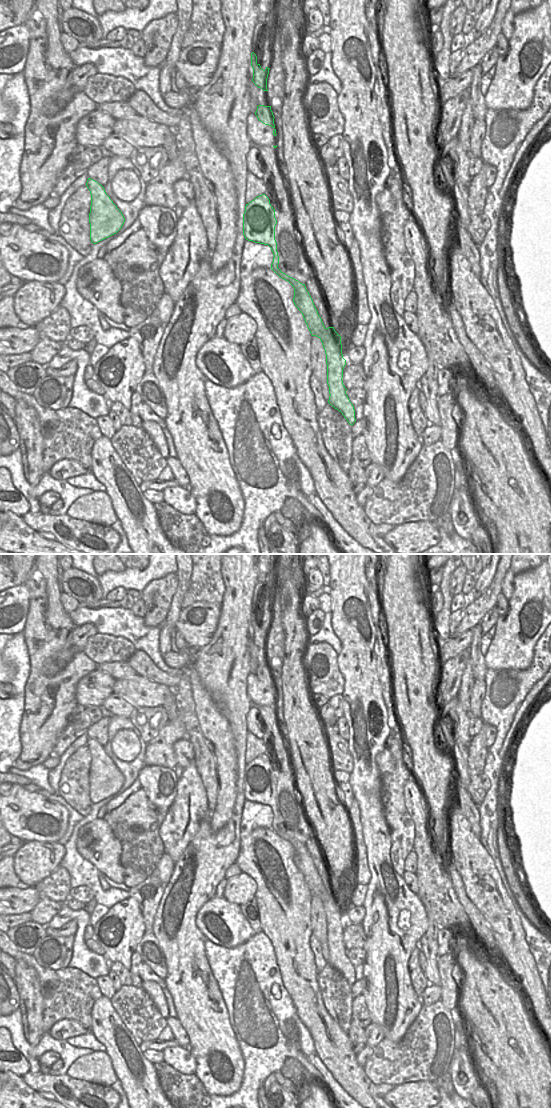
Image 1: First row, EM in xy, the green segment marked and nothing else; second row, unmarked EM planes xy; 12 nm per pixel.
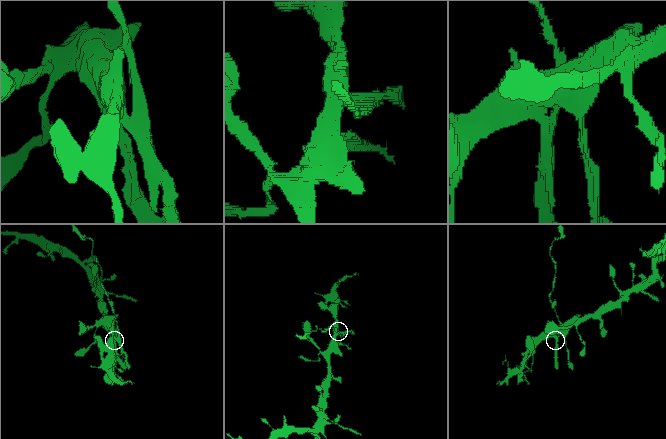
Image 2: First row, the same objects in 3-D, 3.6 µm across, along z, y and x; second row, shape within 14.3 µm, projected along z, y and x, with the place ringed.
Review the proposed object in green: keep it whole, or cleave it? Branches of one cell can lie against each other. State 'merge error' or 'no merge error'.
merge error

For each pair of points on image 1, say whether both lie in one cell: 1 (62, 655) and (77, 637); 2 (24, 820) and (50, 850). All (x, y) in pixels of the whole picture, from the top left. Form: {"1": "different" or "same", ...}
{"1": "same", "2": "different"}

